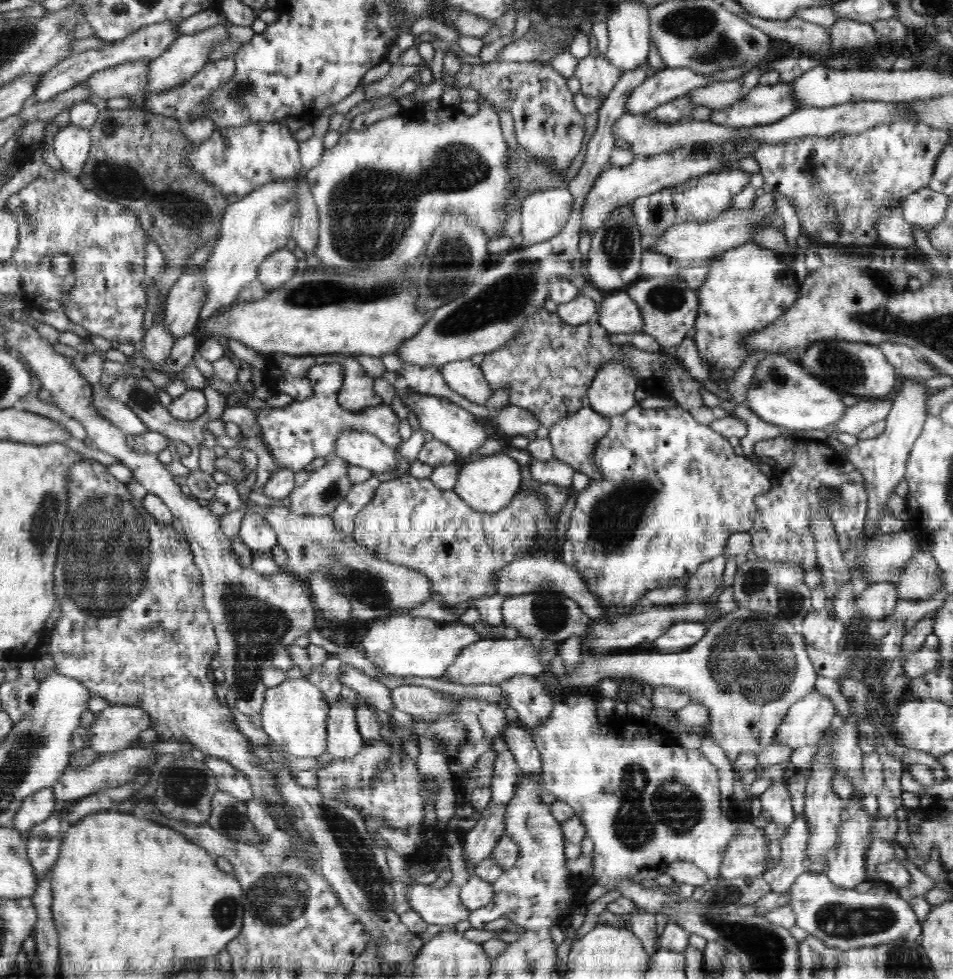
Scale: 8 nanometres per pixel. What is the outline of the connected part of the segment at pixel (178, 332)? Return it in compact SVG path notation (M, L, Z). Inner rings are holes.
M202 267L198 272L184 273L172 286L165 298L164 323L174 338L191 333L206 302Z

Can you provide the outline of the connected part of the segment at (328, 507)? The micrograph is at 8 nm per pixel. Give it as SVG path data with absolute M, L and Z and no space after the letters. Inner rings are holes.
M335 455L310 473L301 487L294 487L288 495L290 513L296 516L328 516L346 498L352 488L348 477L348 461Z

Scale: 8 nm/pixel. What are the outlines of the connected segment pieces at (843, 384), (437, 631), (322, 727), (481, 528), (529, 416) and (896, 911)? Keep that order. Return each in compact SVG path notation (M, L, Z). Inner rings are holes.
M840 339L813 343L805 350L802 366L808 374L824 382L826 386L832 384L832 388L837 392L840 390L841 395L846 392L846 395L850 394L863 400L877 400L893 395L896 390L895 368L888 362L878 345Z
M392 614L392 616L374 620L374 624L363 636L362 645L365 656L384 673L397 677L421 676L422 678L438 679L448 672L448 668L452 666L456 656L464 650L464 646L470 646L480 639L480 635L476 634L473 626L467 626L461 622L434 621L430 618L416 618L410 615L394 617Z
M307 678L291 680L267 690L261 710L261 721L272 742L288 754L317 758L326 752L326 724L329 703L322 690L311 684Z
M404 474L378 486L374 498L356 515L351 537L380 560L404 565L424 574L433 591L442 595L448 606L454 606L459 602L496 594L496 572L504 570L516 558L539 555L538 547L550 542L553 529L546 505L539 492L526 488L519 489L500 512L476 512L453 490L438 488L430 478L419 479Z
M512 404L495 411L493 420L500 430L509 435L525 435L536 432L541 424L529 410Z
M806 872L798 876L790 888L790 907L796 913L797 925L809 935L819 938L826 946L839 950L854 950L864 946L880 946L896 940L915 940L920 936L923 927L918 922L916 914L898 894L897 889L890 883L874 883L871 891L861 893L856 889L838 888L820 874Z

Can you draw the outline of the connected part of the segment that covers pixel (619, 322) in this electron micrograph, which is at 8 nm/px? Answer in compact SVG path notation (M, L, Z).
M623 290L604 293L598 323L609 333L636 334L643 332L644 319L634 299Z

